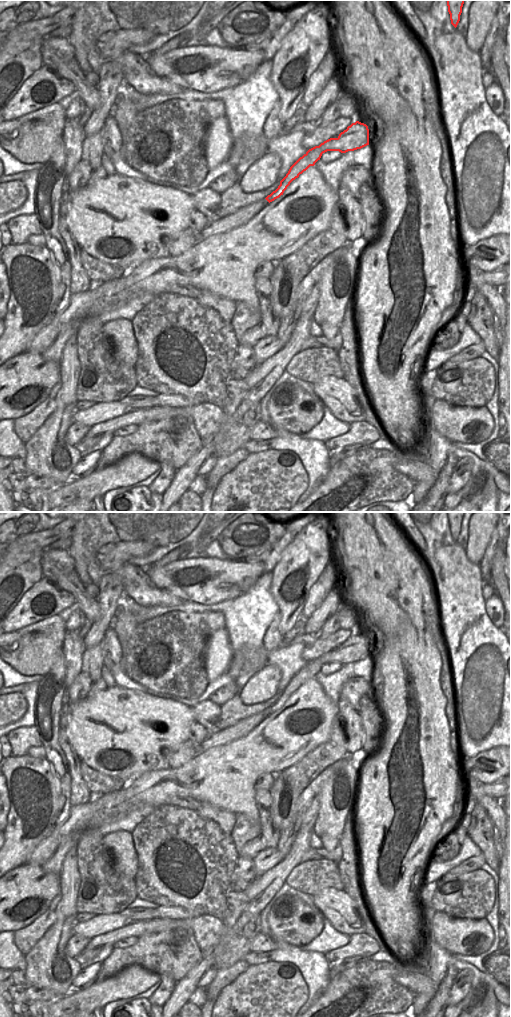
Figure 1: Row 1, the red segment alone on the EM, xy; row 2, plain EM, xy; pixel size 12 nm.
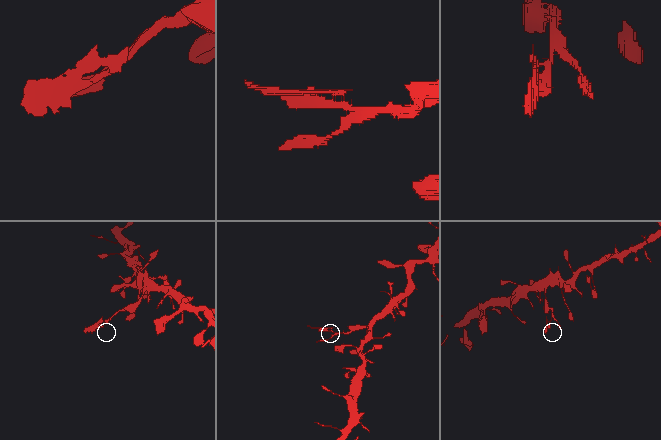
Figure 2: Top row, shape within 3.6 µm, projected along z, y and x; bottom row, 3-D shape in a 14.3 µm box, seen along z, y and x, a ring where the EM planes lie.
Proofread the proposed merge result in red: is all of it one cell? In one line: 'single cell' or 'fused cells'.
fused cells

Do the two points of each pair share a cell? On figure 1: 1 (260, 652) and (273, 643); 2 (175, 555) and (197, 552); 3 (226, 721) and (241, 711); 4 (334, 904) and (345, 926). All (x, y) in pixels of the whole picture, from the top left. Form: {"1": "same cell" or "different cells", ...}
{"1": "different cells", "2": "same cell", "3": "same cell", "4": "same cell"}

